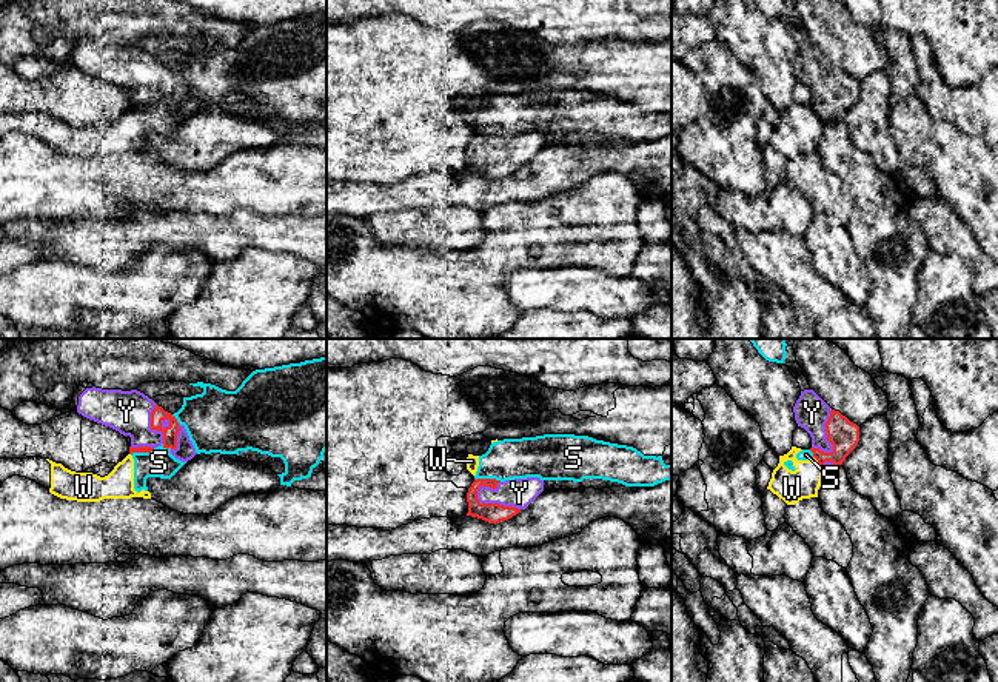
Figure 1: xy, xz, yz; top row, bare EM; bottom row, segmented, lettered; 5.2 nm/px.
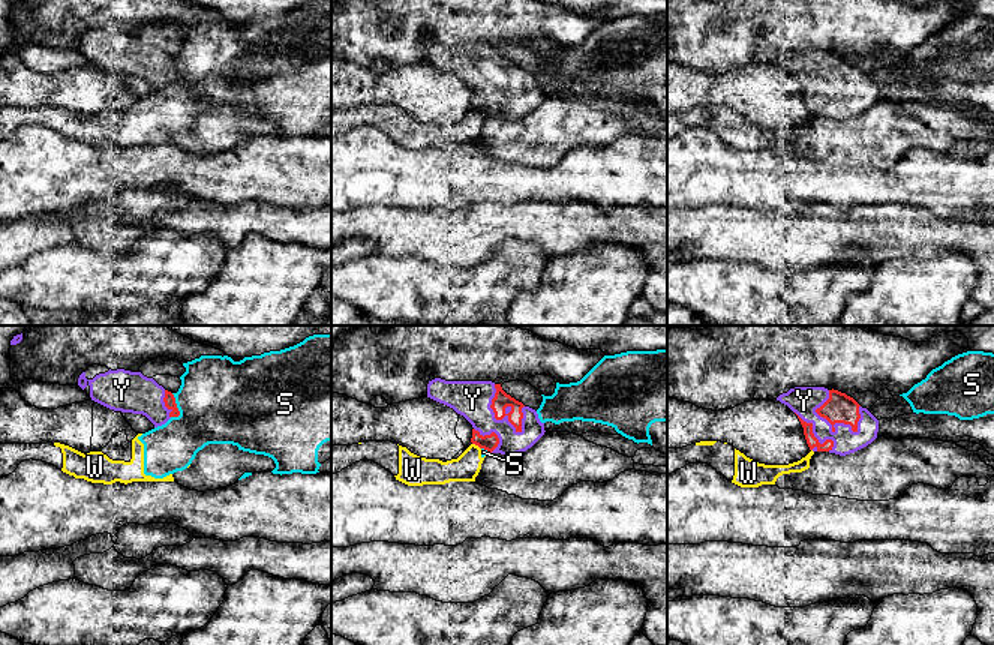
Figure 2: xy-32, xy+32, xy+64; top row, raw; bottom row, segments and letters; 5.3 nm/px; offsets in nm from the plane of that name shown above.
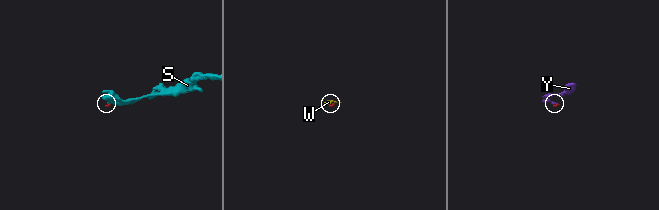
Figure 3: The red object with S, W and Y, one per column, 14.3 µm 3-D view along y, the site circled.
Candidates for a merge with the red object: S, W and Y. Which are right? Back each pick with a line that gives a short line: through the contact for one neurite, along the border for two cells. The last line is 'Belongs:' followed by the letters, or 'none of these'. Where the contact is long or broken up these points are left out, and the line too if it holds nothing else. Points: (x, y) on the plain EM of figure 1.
Belongs: Y

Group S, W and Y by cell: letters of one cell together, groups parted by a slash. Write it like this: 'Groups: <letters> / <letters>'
Groups: S W / Y

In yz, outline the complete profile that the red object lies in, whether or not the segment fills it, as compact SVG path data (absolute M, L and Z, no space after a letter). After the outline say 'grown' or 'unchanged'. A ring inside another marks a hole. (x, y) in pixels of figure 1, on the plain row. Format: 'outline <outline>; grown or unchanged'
outline M813 45L801 46L793 68L798 82L810 89L810 106L822 123L842 120L859 97L859 82L832 65Z; grown

